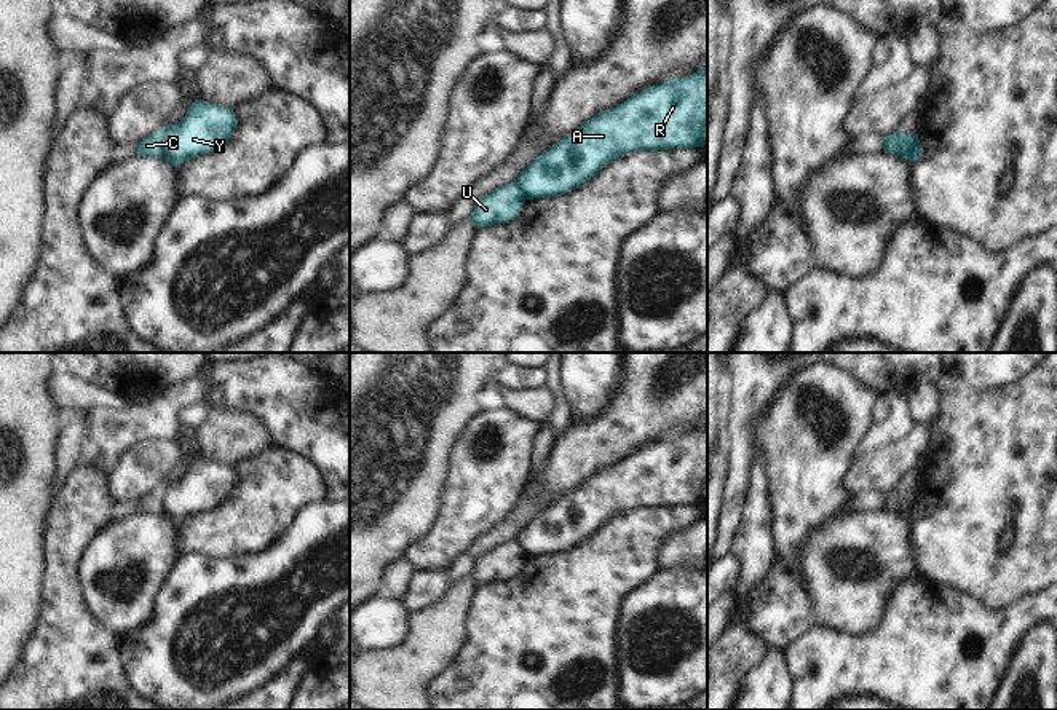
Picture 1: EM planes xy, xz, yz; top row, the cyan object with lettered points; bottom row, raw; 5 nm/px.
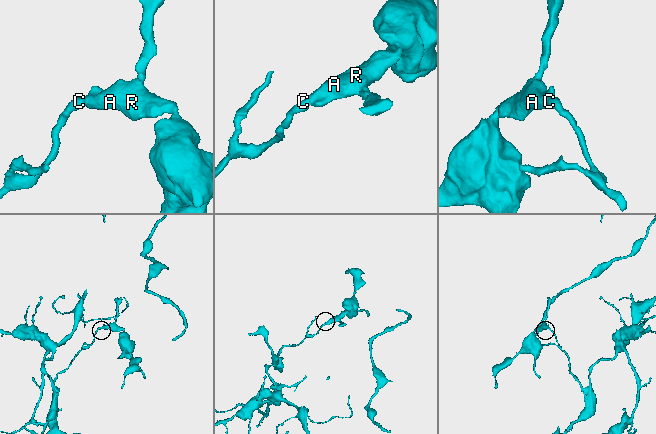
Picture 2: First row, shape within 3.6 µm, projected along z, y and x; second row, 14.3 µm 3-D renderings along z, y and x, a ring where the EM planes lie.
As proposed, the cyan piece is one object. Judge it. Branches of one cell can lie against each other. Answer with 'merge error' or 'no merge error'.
merge error

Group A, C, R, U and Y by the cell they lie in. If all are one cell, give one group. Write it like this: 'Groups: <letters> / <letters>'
Groups: A R Y / C U.

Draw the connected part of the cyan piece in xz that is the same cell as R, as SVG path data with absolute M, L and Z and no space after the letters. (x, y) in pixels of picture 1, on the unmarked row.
M707 423L685 436L653 442L613 466L602 467L564 493L519 531L527 557L560 554L594 534L610 519L635 507L693 506L707 501Z

